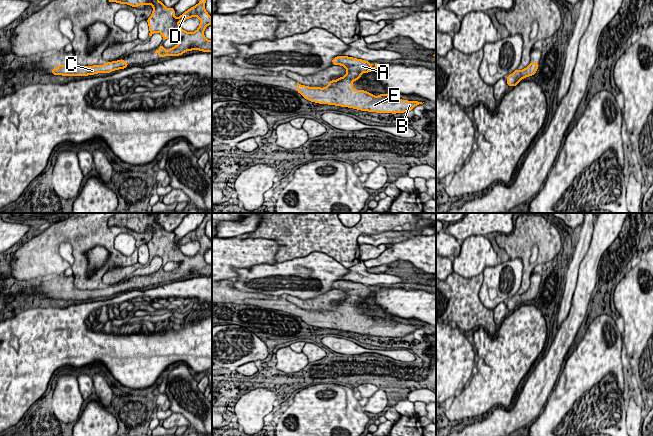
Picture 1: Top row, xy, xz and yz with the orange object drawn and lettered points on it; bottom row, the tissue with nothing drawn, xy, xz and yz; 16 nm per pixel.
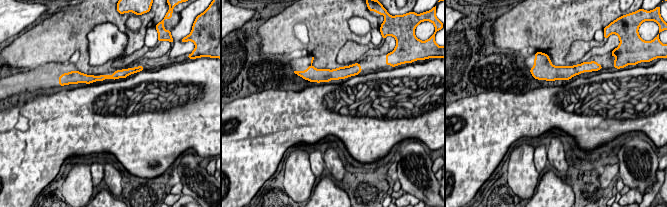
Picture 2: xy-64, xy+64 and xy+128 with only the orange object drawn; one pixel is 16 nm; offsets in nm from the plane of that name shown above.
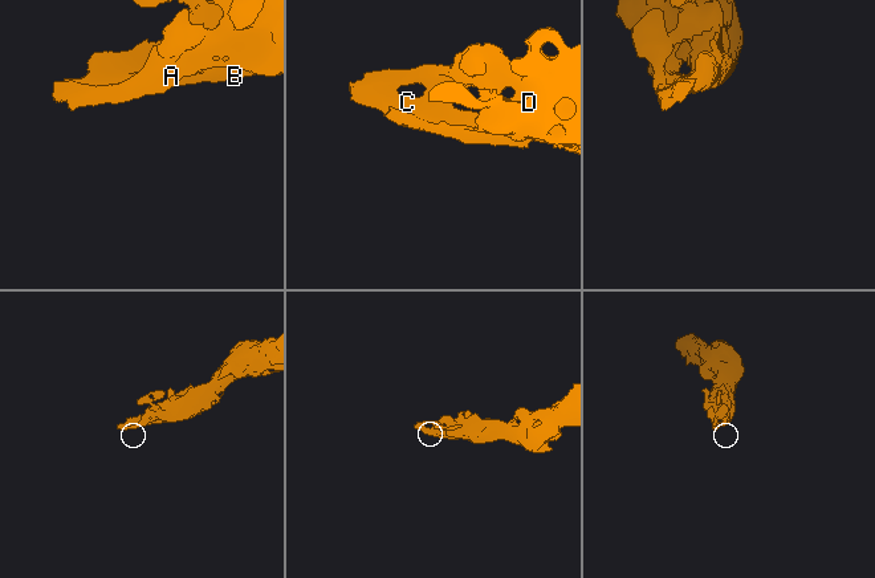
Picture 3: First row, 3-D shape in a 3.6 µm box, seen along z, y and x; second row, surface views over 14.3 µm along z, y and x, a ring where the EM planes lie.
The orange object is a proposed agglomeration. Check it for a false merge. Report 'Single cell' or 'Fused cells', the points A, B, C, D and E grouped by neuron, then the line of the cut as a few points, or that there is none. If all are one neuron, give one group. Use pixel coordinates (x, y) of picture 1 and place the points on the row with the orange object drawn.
Single cell. Groups: A B C D E. No split

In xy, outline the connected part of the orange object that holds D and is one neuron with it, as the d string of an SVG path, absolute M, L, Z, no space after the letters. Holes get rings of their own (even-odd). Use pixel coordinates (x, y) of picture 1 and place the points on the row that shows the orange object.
M108 0L108 2L125 3L132 7L152 5L152 15L147 19L150 30L149 36L158 32L162 34L163 41L167 38L177 38L180 40L176 46L169 48L168 52L161 44L158 47L160 50L155 51L156 54L159 54L159 57L179 56L191 50L212 52L212 40L207 40L204 36L205 28L212 24L212 17L205 10L206 0L200 0L197 5L185 11L177 19L175 18L174 8L166 8L159 0ZM191 17L198 17L200 19L198 29L192 33L184 31L181 25L177 24Z

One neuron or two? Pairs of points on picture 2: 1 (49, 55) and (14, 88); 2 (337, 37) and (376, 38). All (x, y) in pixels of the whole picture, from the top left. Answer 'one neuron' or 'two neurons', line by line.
1: two neurons
2: two neurons

